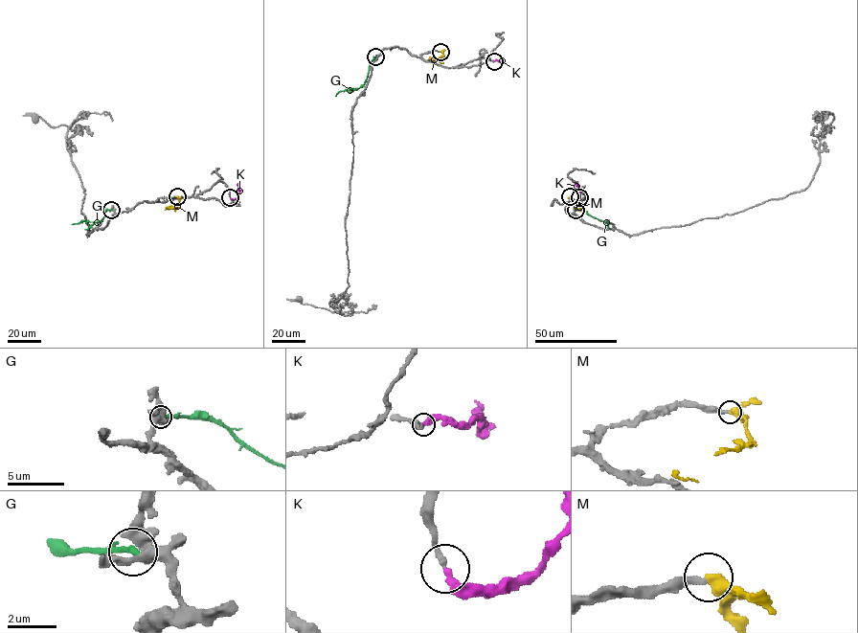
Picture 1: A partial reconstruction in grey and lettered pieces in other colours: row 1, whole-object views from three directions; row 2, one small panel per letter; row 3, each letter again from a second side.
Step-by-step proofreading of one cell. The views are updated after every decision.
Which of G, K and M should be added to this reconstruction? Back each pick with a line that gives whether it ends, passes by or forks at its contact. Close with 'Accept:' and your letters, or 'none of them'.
K: It ends there
Accept: K

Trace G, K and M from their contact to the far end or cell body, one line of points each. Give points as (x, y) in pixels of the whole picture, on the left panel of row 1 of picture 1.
G: (112, 210), (106, 210), (101, 220), (81, 220), (72, 224)
K: (230, 197), (235, 199), (238, 194), (237, 183)
M: (177, 196), (179, 203), (168, 208), (172, 205)

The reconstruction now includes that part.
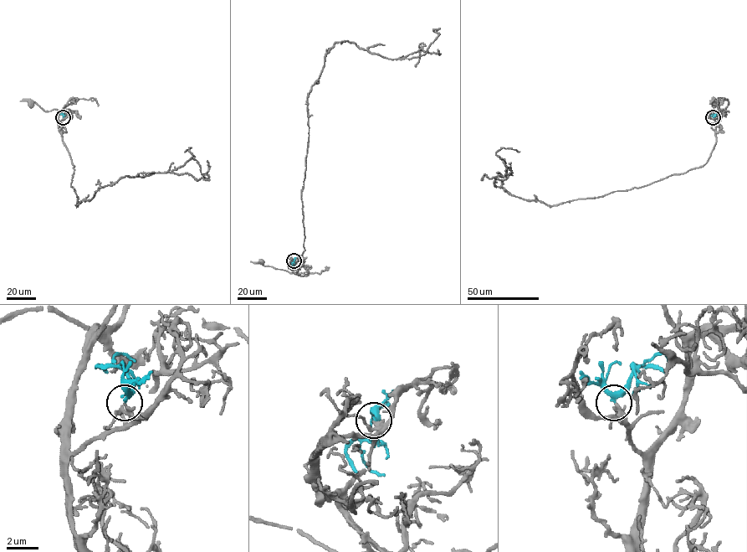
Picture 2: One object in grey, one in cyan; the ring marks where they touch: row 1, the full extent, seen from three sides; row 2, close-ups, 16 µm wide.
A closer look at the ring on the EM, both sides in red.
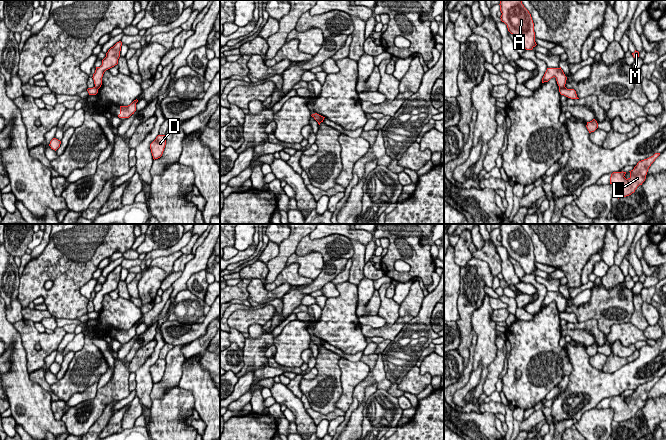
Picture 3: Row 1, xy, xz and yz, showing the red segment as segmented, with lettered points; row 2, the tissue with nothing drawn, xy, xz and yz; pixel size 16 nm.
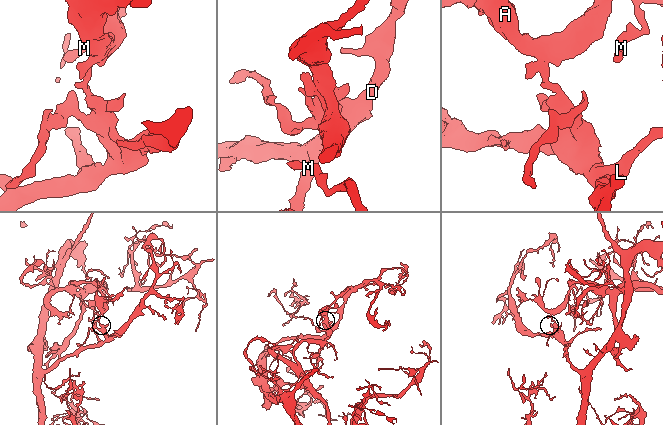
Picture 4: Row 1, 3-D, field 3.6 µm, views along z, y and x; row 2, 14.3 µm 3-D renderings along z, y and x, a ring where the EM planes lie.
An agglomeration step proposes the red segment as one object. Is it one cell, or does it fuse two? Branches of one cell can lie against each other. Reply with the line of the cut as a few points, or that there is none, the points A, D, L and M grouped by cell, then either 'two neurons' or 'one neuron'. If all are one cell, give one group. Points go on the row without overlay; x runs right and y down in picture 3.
yz (564, 310), (559, 312) | A M / D L | two neurons

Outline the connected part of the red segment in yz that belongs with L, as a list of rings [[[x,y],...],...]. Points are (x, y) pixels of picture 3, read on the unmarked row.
[[[655,377],[653,380],[639,385],[634,393],[629,395],[628,403],[624,401],[626,396],[613,396],[610,401],[610,408],[614,411],[613,420],[619,423],[634,417],[637,411],[645,405],[649,391],[659,379],[660,377]]]

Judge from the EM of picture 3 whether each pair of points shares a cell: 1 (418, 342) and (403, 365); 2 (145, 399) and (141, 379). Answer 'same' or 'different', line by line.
1: same
2: same

